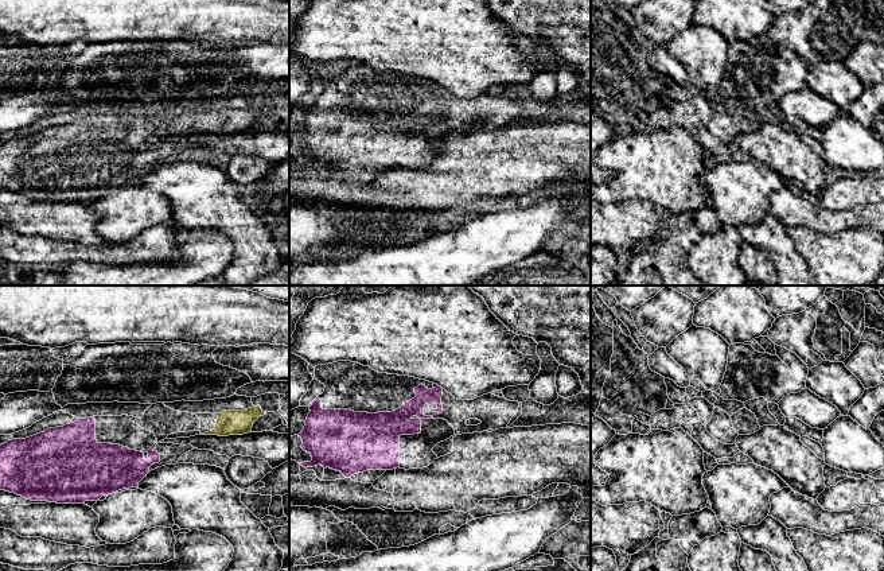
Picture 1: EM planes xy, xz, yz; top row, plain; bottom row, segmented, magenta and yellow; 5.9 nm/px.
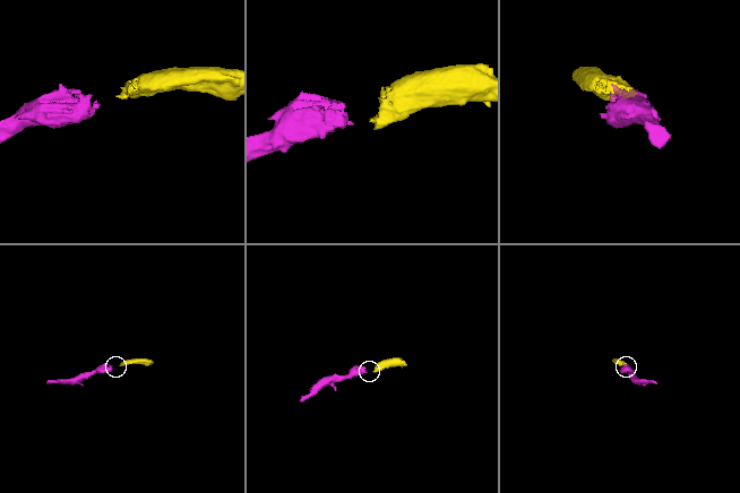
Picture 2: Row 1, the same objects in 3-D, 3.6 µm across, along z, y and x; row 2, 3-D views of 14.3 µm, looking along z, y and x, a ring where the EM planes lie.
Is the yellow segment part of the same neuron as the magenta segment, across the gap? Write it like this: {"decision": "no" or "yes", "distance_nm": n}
{"decision": "yes", "distance_nm": 280}

